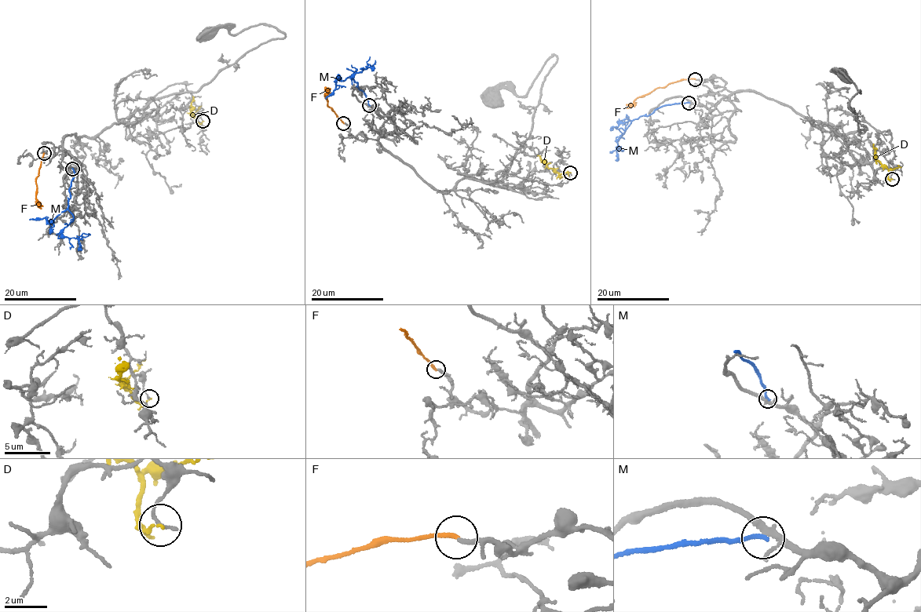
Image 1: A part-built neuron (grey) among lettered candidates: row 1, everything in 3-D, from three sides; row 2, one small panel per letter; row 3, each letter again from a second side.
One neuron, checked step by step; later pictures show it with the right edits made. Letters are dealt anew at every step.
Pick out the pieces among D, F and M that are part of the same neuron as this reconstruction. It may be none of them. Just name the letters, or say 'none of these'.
none of these

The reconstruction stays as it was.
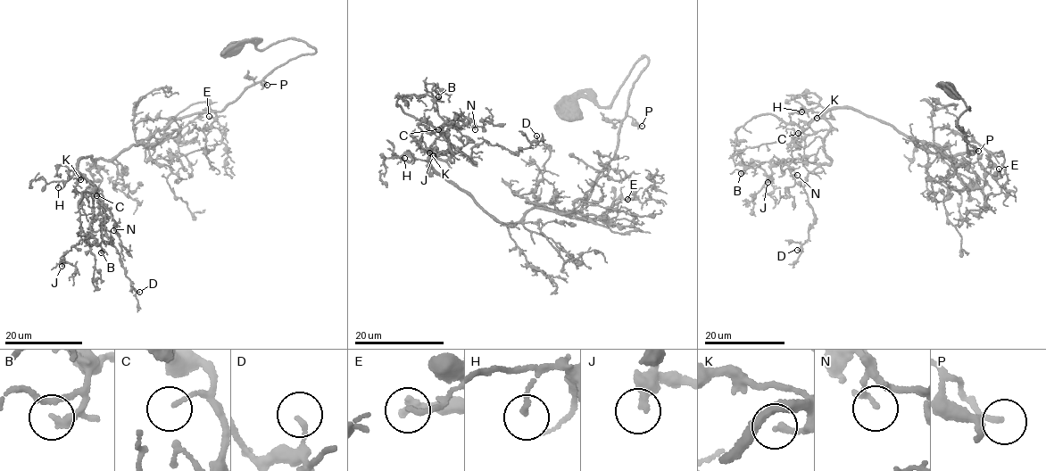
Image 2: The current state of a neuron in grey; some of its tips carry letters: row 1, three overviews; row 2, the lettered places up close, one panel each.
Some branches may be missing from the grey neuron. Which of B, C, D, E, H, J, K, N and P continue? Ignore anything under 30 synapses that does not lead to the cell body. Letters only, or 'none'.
B

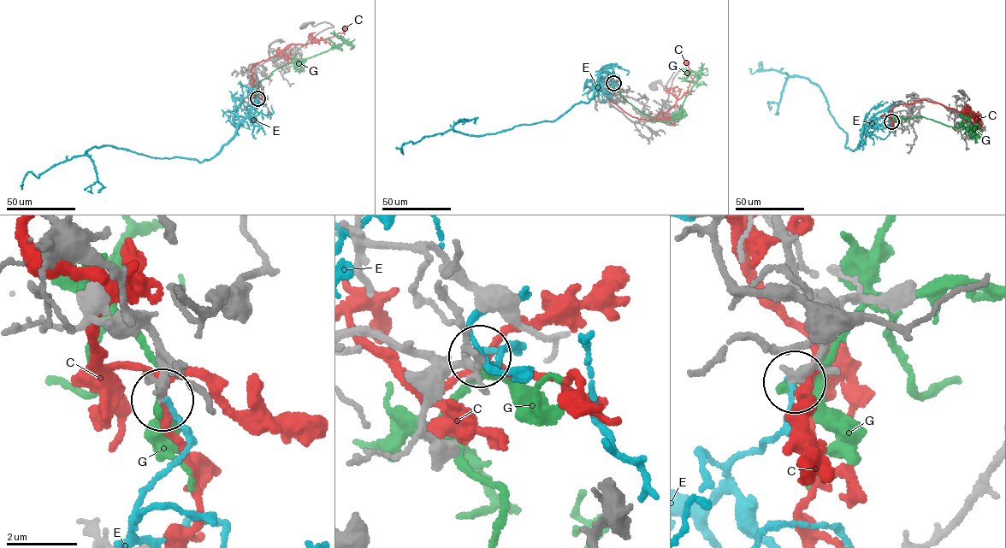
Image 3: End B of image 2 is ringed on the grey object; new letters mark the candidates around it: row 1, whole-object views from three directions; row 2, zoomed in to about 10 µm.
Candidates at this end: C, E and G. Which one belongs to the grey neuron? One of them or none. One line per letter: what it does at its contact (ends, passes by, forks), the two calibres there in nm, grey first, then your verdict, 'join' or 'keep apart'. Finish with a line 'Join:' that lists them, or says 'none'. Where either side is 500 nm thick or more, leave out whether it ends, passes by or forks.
C: it forks there; 200 nm thick on the grey side, 200 nm on the other; keep apart
E: it ends there; 170 nm thick on the grey side, 120 nm on the other; keep apart
G: it forks there; 240 nm thick on the grey side, 160 nm on the other; keep apart
Join: none

